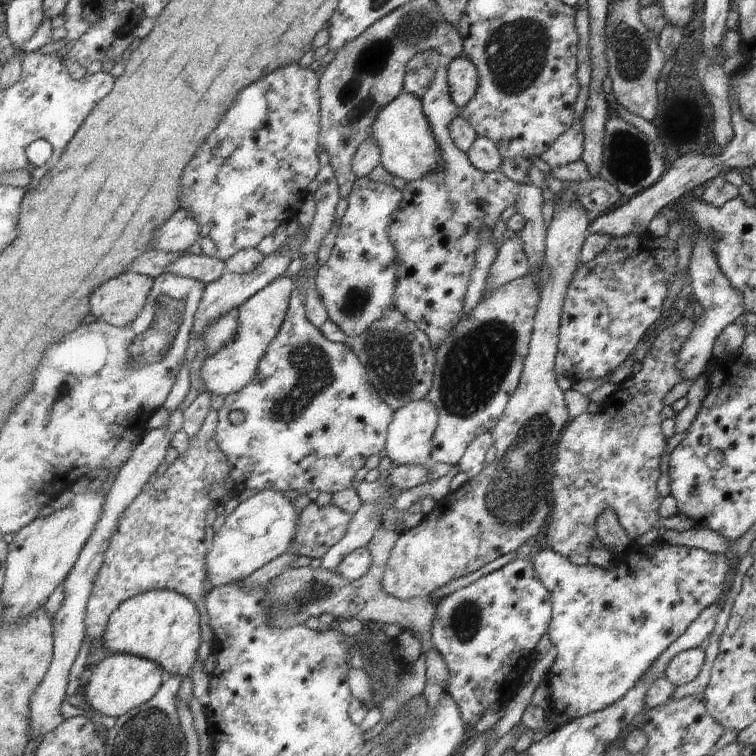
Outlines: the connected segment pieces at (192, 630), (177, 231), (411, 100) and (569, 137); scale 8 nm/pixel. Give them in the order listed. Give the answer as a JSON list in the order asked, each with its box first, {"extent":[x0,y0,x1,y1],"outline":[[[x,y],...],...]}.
[{"extent":[103,589,202,677],"outline":[[[154,589],[135,596],[126,602],[111,616],[106,634],[103,636],[104,647],[113,653],[128,653],[157,662],[168,676],[187,677],[191,666],[197,662],[197,652],[202,642],[200,611],[186,595],[170,589]]]},{"extent":[153,209,201,253],"outline":[[[180,209],[163,227],[153,240],[153,249],[157,251],[187,253],[187,250],[199,242],[201,228],[184,209]]]},{"extent":[371,93,442,184],"outline":[[[402,93],[392,104],[383,108],[379,112],[378,118],[372,127],[371,137],[376,139],[378,146],[382,149],[382,166],[393,177],[403,179],[408,184],[429,174],[435,173],[442,168],[441,150],[438,146],[438,140],[435,139],[431,124],[424,112],[421,98],[410,93]]]},{"extent":[538,121,584,169],"outline":[[[579,121],[573,122],[572,126],[551,144],[546,153],[538,157],[547,164],[549,169],[559,169],[567,164],[580,161],[584,142],[580,126]]]}]

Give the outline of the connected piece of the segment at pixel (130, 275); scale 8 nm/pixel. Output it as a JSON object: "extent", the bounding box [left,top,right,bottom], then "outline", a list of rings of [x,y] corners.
{"extent":[91,270,154,327],"outline":[[[129,270],[105,282],[91,296],[91,314],[115,327],[131,325],[147,305],[154,280]]]}

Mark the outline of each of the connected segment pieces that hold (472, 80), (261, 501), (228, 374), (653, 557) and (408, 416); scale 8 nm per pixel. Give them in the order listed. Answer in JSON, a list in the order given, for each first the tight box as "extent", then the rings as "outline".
[{"extent":[448,57,480,110],"outline":[[[466,57],[453,59],[449,66],[448,82],[454,104],[464,110],[478,94],[480,86],[478,68]]]},{"extent":[206,488,300,588],"outline":[[[273,488],[257,491],[255,495],[241,502],[213,536],[211,552],[206,559],[213,588],[245,581],[257,570],[287,553],[298,532],[300,512],[287,496]]]},{"extent":[201,276,298,396],"outline":[[[283,276],[255,294],[239,308],[238,336],[217,353],[209,354],[203,360],[201,378],[206,382],[207,390],[217,395],[227,396],[240,392],[256,380],[255,376],[258,374],[263,358],[268,354],[271,342],[278,337],[286,322],[290,301],[297,288],[298,284],[294,279]]]},{"extent":[532,541,738,719],"outline":[[[656,541],[649,544],[649,546],[638,546],[635,542],[632,542],[623,551],[612,554],[610,557],[614,558],[613,562],[615,562],[615,568],[611,568],[611,570],[604,570],[594,565],[589,566],[589,564],[574,566],[563,556],[556,554],[548,548],[539,552],[532,561],[535,575],[541,580],[542,586],[551,594],[551,625],[547,630],[547,637],[551,644],[553,644],[551,653],[555,660],[553,660],[551,668],[549,668],[548,673],[544,677],[551,690],[549,694],[549,709],[555,713],[564,713],[569,719],[583,717],[590,713],[604,710],[617,700],[620,700],[641,679],[641,676],[652,666],[652,663],[661,655],[661,652],[671,642],[679,638],[681,634],[684,634],[686,626],[691,625],[691,622],[694,622],[704,609],[711,605],[725,602],[724,589],[727,586],[728,592],[731,585],[731,582],[727,582],[728,574],[731,568],[736,568],[738,563],[738,560],[731,557],[715,555],[700,549],[686,548],[680,545],[659,544]]]},{"extent":[386,398,440,466],"outline":[[[425,398],[411,402],[394,412],[394,420],[390,423],[386,455],[395,466],[399,465],[425,465],[430,460],[434,450],[434,435],[438,428],[440,417],[436,405]]]}]

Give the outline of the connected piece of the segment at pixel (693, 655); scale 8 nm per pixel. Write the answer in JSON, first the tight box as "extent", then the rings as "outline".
{"extent":[663,649,704,687],"outline":[[[690,649],[669,660],[663,677],[671,682],[671,685],[678,687],[693,680],[704,663],[704,652],[698,649]]]}

